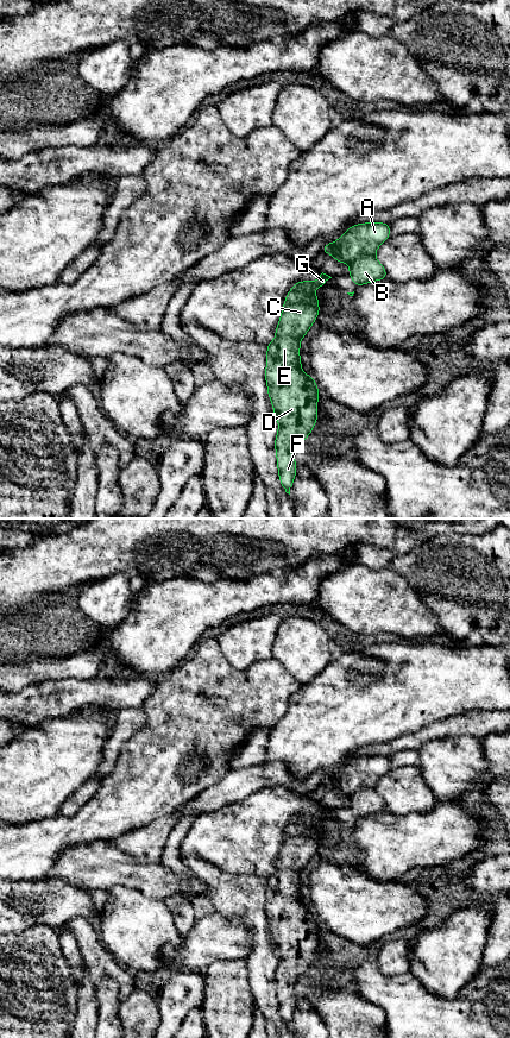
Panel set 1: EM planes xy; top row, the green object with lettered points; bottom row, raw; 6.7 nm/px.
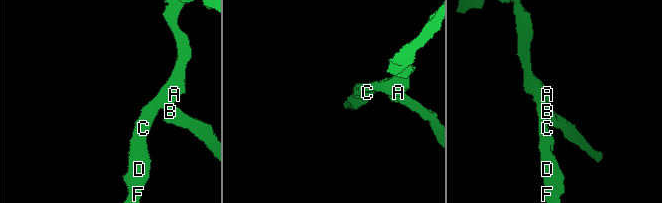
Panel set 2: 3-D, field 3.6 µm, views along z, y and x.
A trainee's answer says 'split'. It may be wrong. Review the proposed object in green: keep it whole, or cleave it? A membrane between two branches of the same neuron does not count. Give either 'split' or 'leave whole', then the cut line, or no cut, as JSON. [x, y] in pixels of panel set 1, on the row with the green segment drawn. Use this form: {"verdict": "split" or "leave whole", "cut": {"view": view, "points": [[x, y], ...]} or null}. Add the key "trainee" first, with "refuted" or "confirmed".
{"trainee": "confirmed", "verdict": "split", "cut": {"view": "xy", "points": [[373, 255], [364, 255], [350, 262]]}}

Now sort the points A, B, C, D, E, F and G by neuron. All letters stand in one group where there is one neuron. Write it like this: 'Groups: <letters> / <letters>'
Groups: A C D E F G / B

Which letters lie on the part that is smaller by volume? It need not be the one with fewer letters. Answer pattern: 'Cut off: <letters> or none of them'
Cut off: B

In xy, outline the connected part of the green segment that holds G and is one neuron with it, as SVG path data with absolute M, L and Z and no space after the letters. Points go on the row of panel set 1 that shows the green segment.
M322 272L315 283L294 284L285 297L276 338L267 344L265 379L279 422L275 448L279 480L289 495L297 468L294 454L314 428L320 394L311 376L301 369L300 342L320 313L311 290L320 289L329 278Z

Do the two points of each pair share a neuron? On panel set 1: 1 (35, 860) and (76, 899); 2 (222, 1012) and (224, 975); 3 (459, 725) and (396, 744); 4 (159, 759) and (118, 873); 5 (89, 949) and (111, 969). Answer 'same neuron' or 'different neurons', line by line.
1: different neurons
2: same neuron
3: same neuron
4: different neurons
5: same neuron

